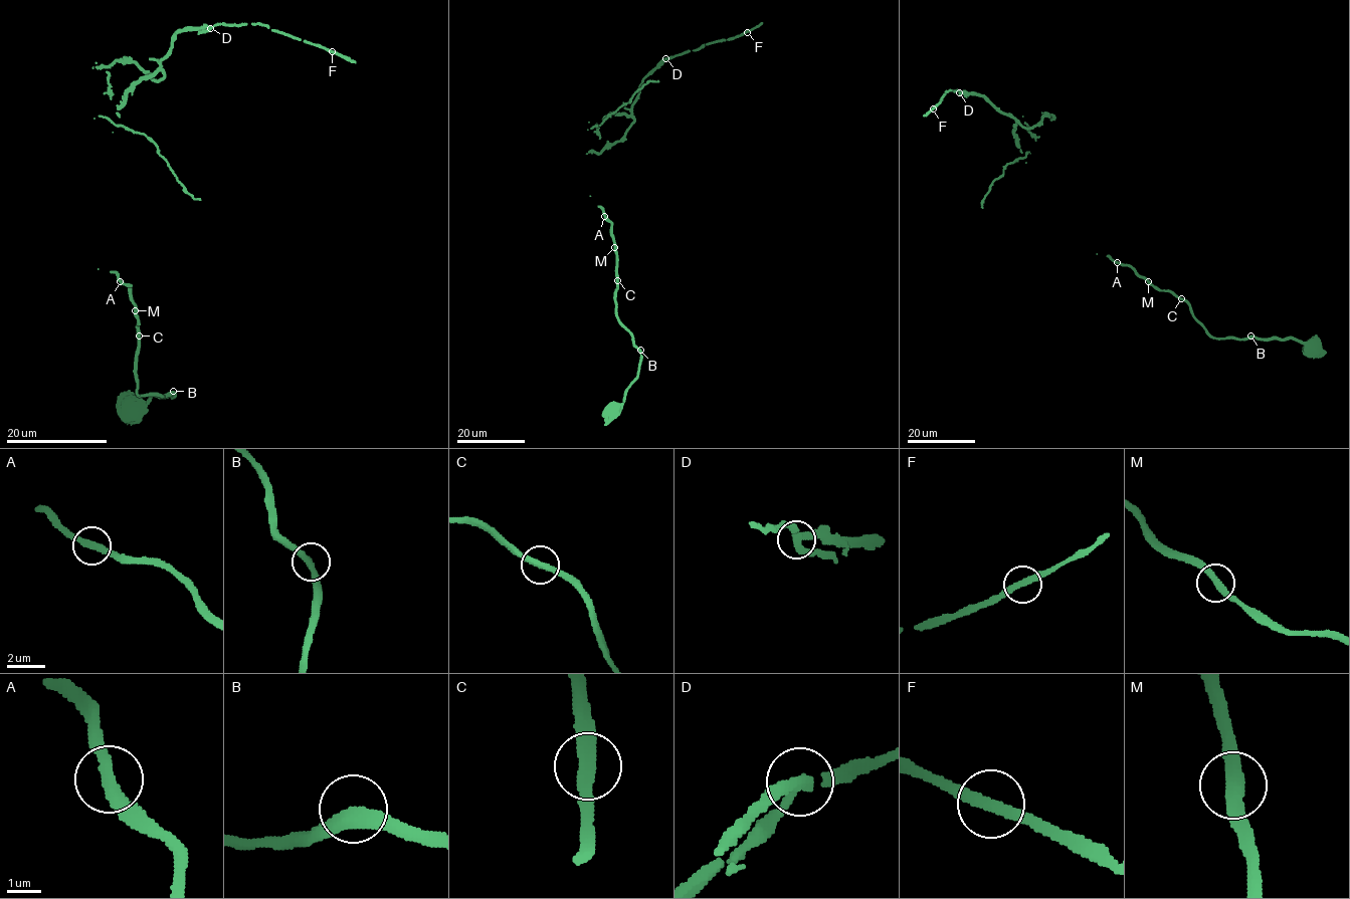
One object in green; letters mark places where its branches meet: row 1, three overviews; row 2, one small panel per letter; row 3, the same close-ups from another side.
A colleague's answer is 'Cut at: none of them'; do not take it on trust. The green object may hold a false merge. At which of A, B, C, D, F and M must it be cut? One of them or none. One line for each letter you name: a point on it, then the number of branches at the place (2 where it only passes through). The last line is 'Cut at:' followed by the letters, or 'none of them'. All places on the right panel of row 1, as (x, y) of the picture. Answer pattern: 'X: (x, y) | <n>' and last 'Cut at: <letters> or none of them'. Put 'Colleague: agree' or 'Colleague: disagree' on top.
Colleague: disagree
D: (959, 92) | 3
Cut at: D

